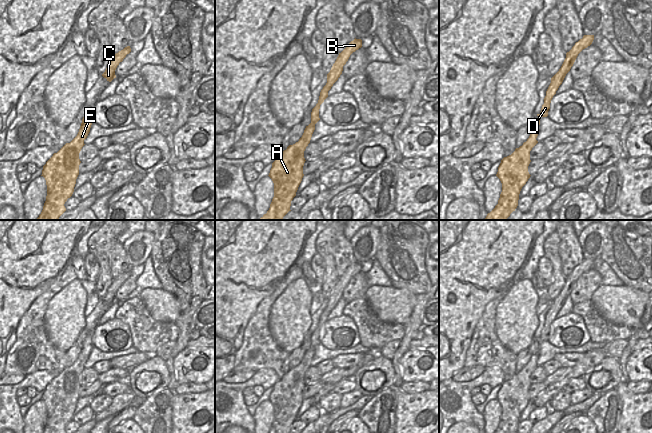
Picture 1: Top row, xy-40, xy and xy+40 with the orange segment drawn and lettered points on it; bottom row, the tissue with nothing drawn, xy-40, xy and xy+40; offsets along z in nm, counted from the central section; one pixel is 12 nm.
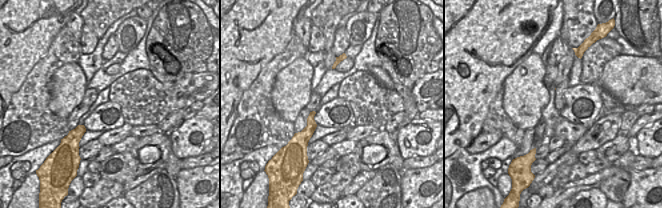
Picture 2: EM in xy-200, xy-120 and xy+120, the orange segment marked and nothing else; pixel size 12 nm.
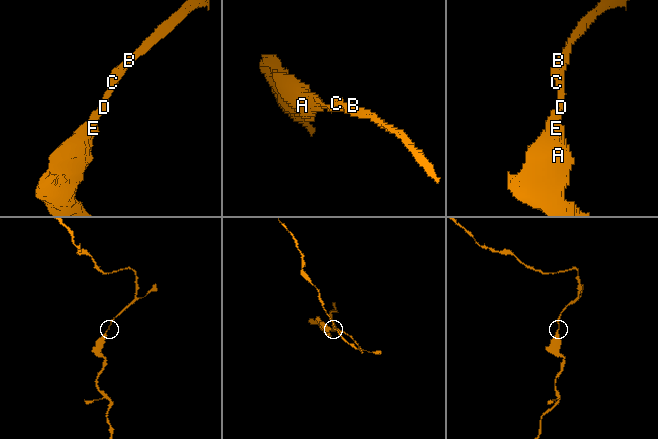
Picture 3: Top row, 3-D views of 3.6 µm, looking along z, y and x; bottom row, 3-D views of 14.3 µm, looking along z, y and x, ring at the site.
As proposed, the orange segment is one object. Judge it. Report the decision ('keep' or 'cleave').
keep

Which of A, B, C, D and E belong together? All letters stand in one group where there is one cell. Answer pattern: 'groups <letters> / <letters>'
groups A B C D E

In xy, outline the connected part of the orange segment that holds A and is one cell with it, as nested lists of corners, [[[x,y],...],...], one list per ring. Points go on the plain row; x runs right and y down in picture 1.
[[[354,263],[339,277],[330,296],[327,298],[327,307],[320,316],[319,324],[311,336],[311,347],[306,350],[302,361],[293,369],[289,369],[272,387],[269,401],[274,407],[274,421],[269,433],[290,433],[291,425],[296,420],[298,411],[304,400],[305,387],[304,375],[310,367],[315,348],[320,344],[320,329],[328,321],[328,315],[338,304],[343,295],[343,290],[350,279],[362,271],[361,263]]]

